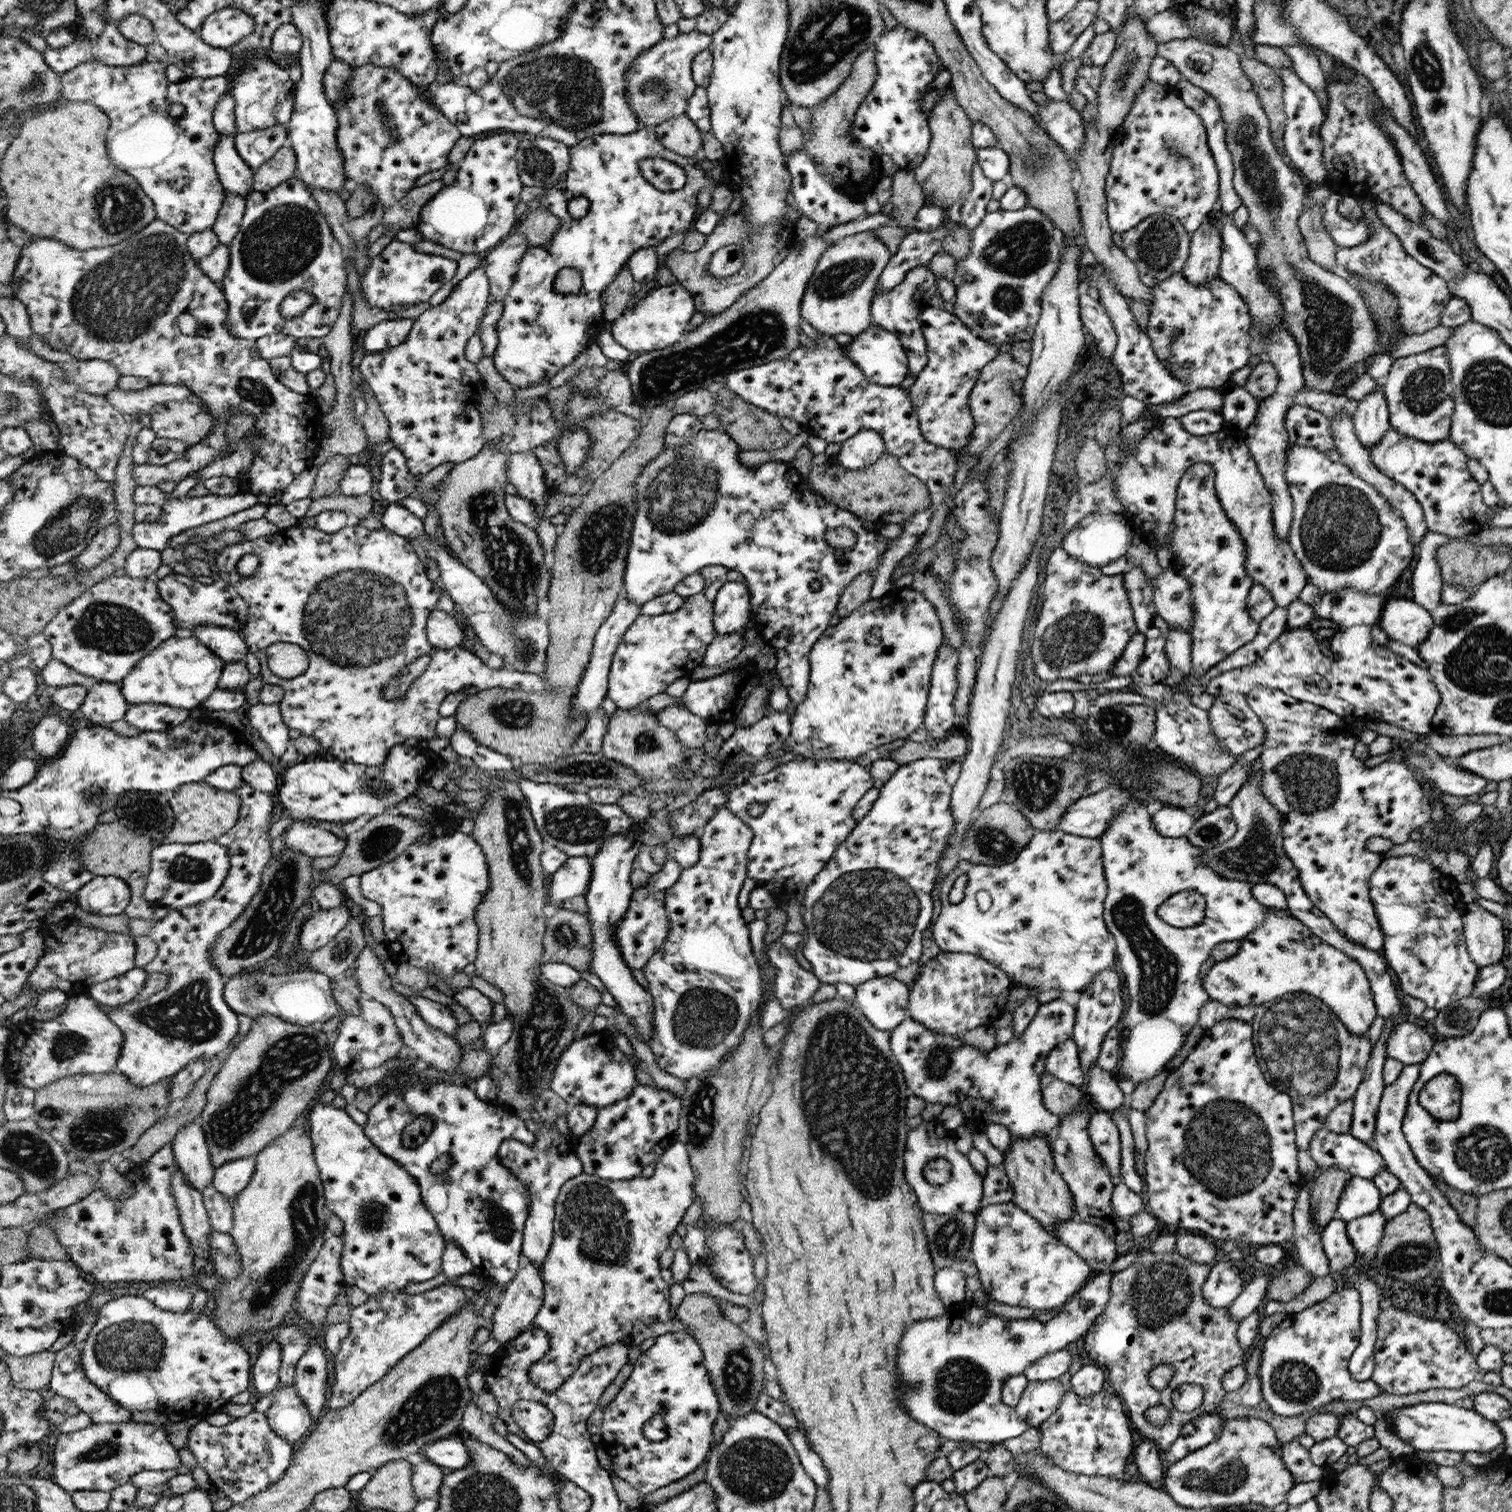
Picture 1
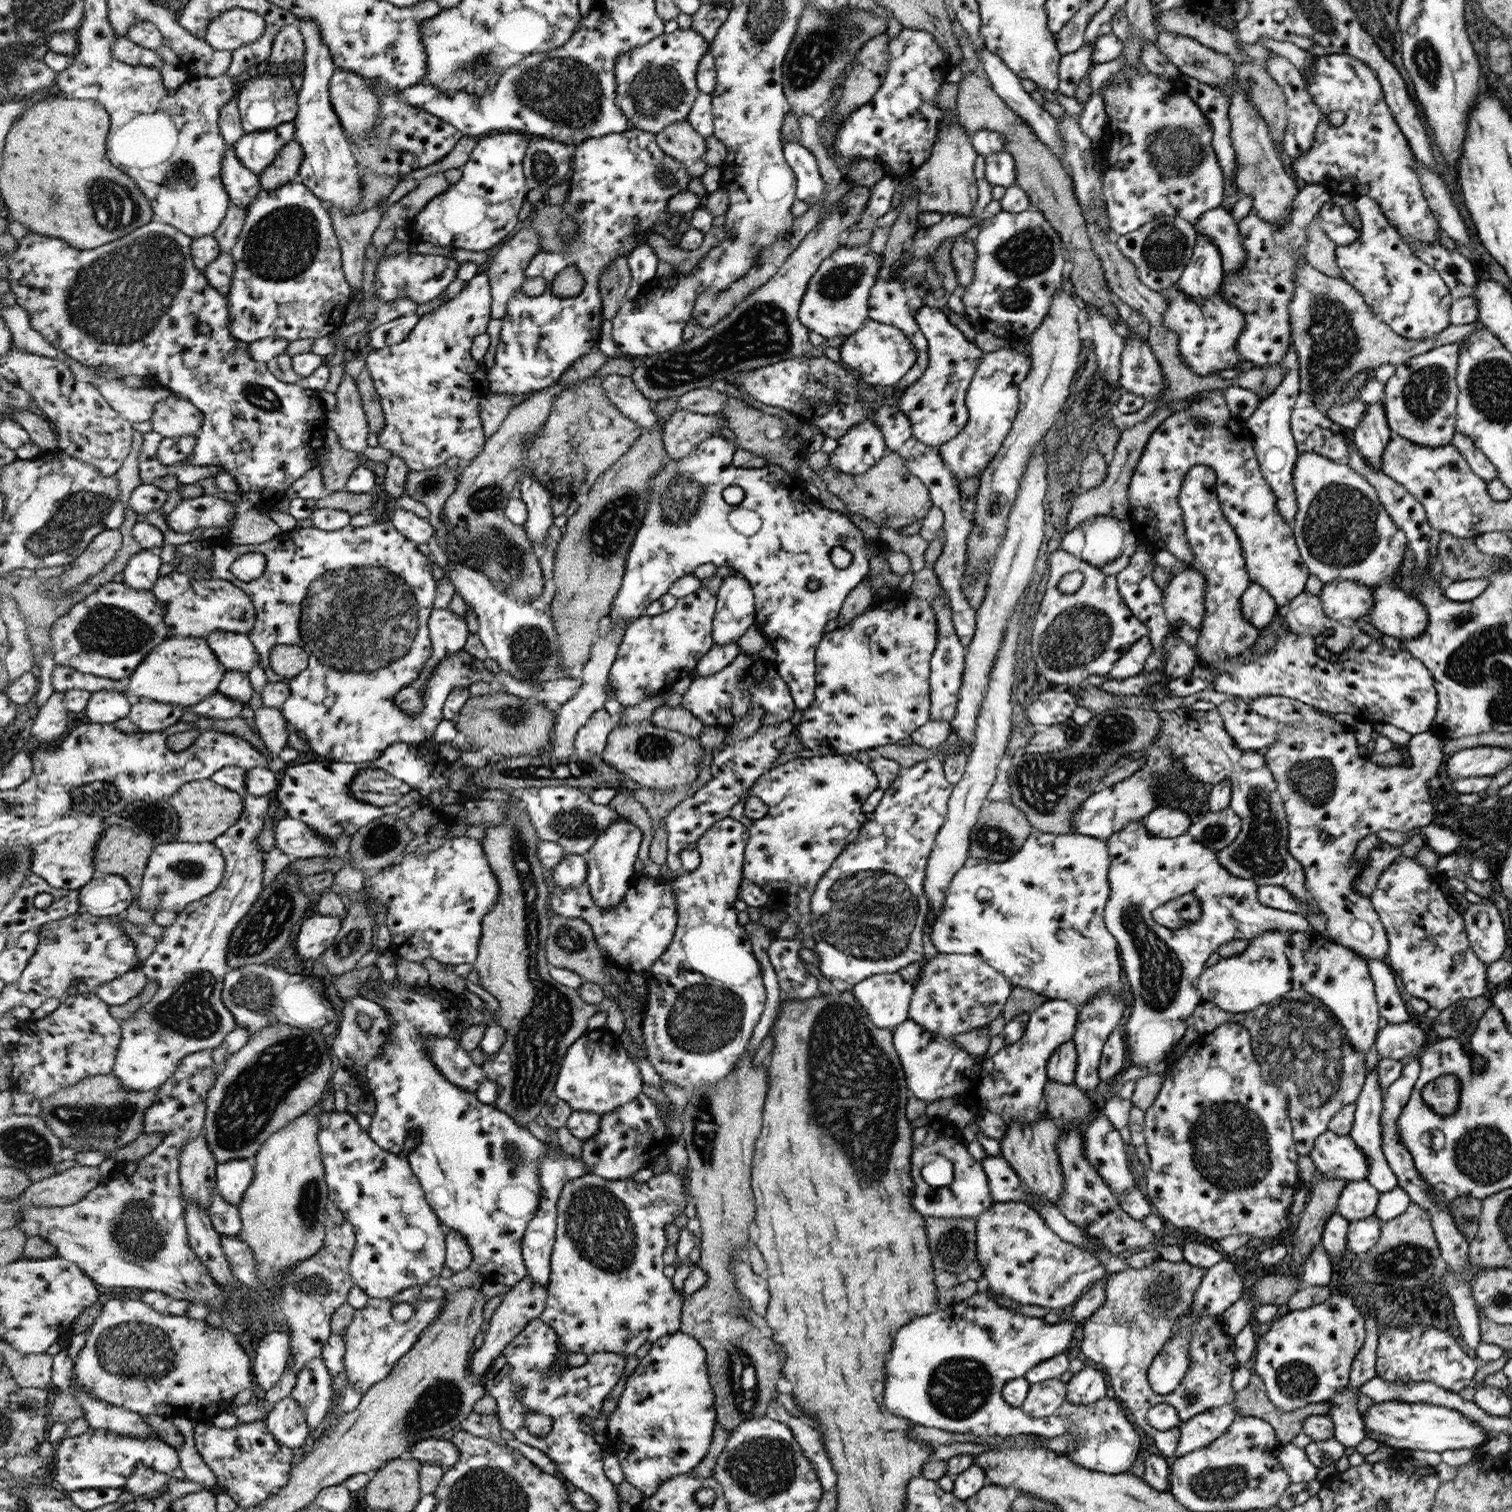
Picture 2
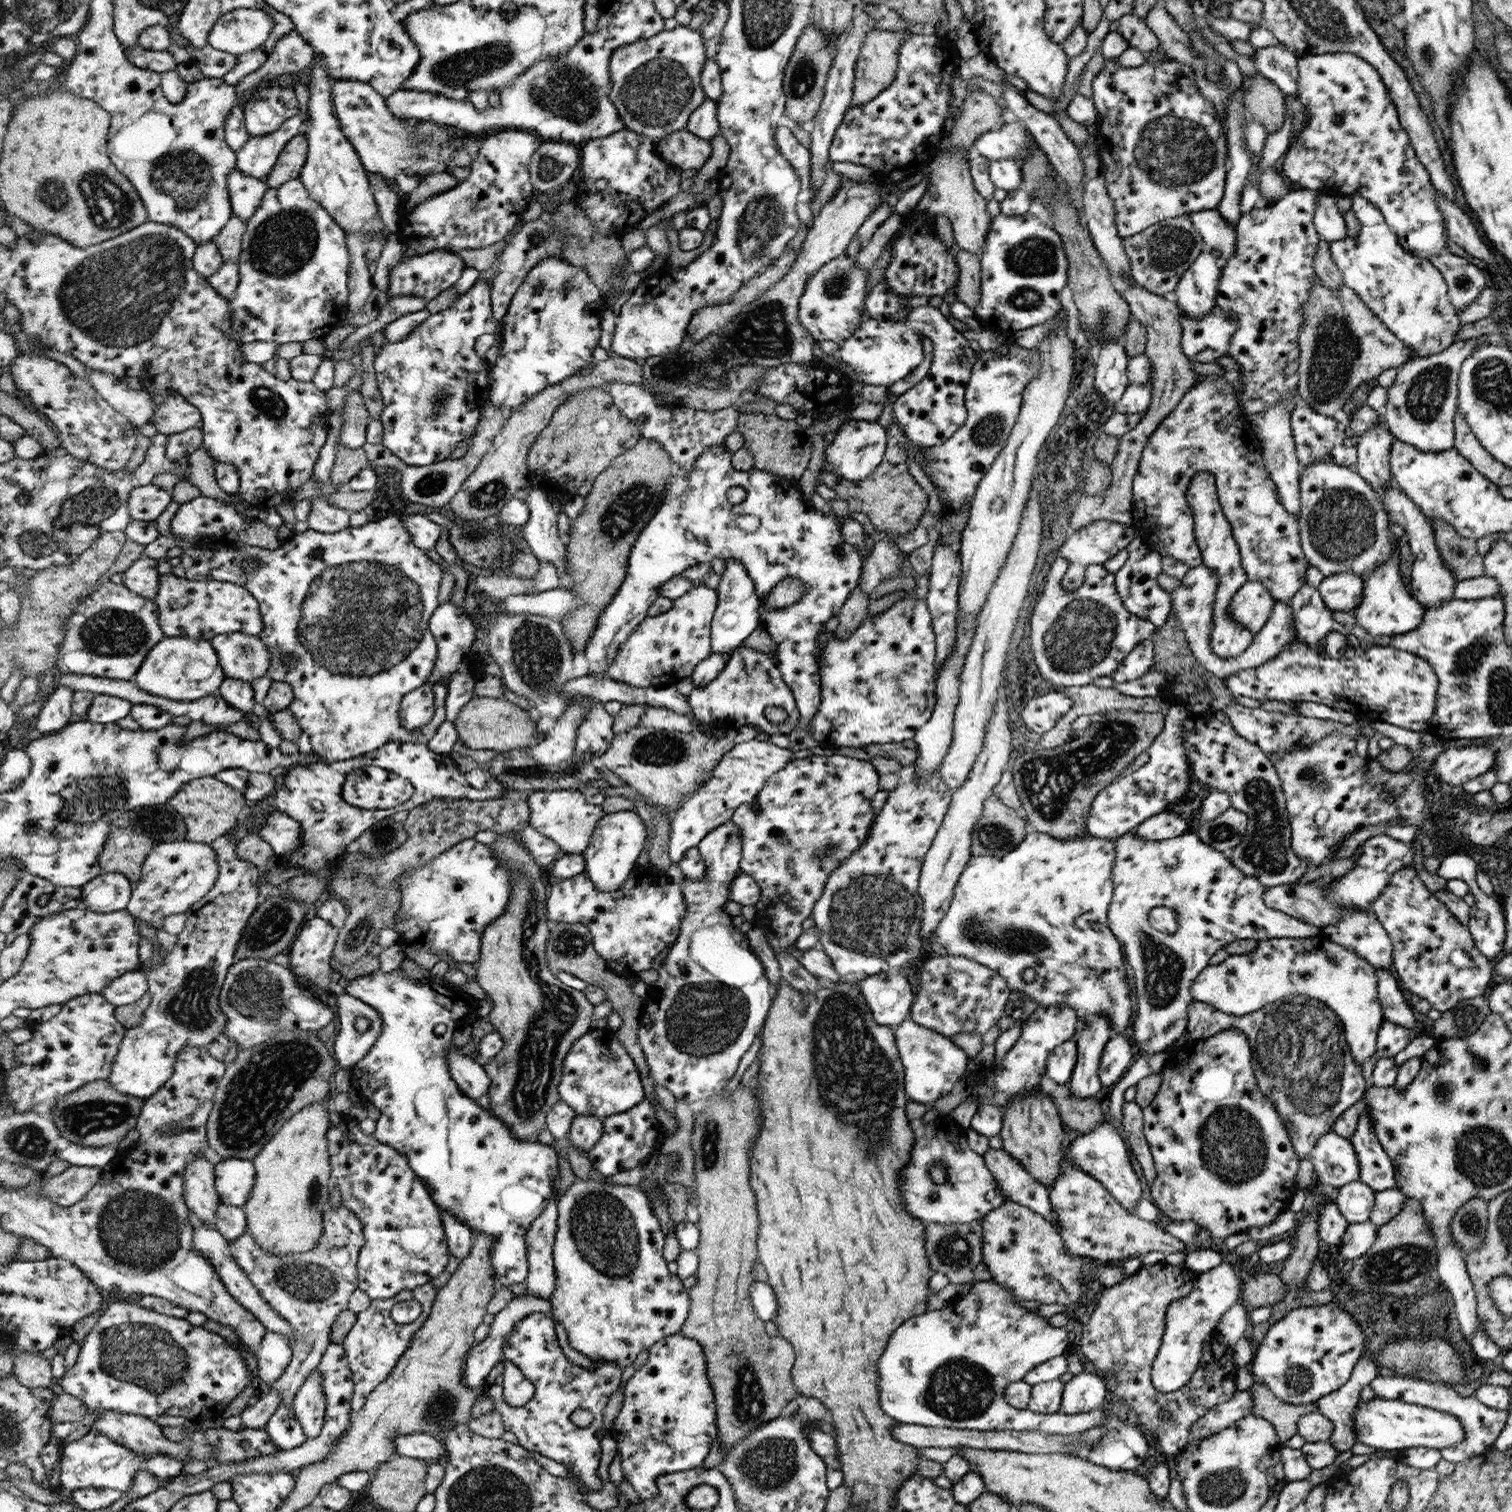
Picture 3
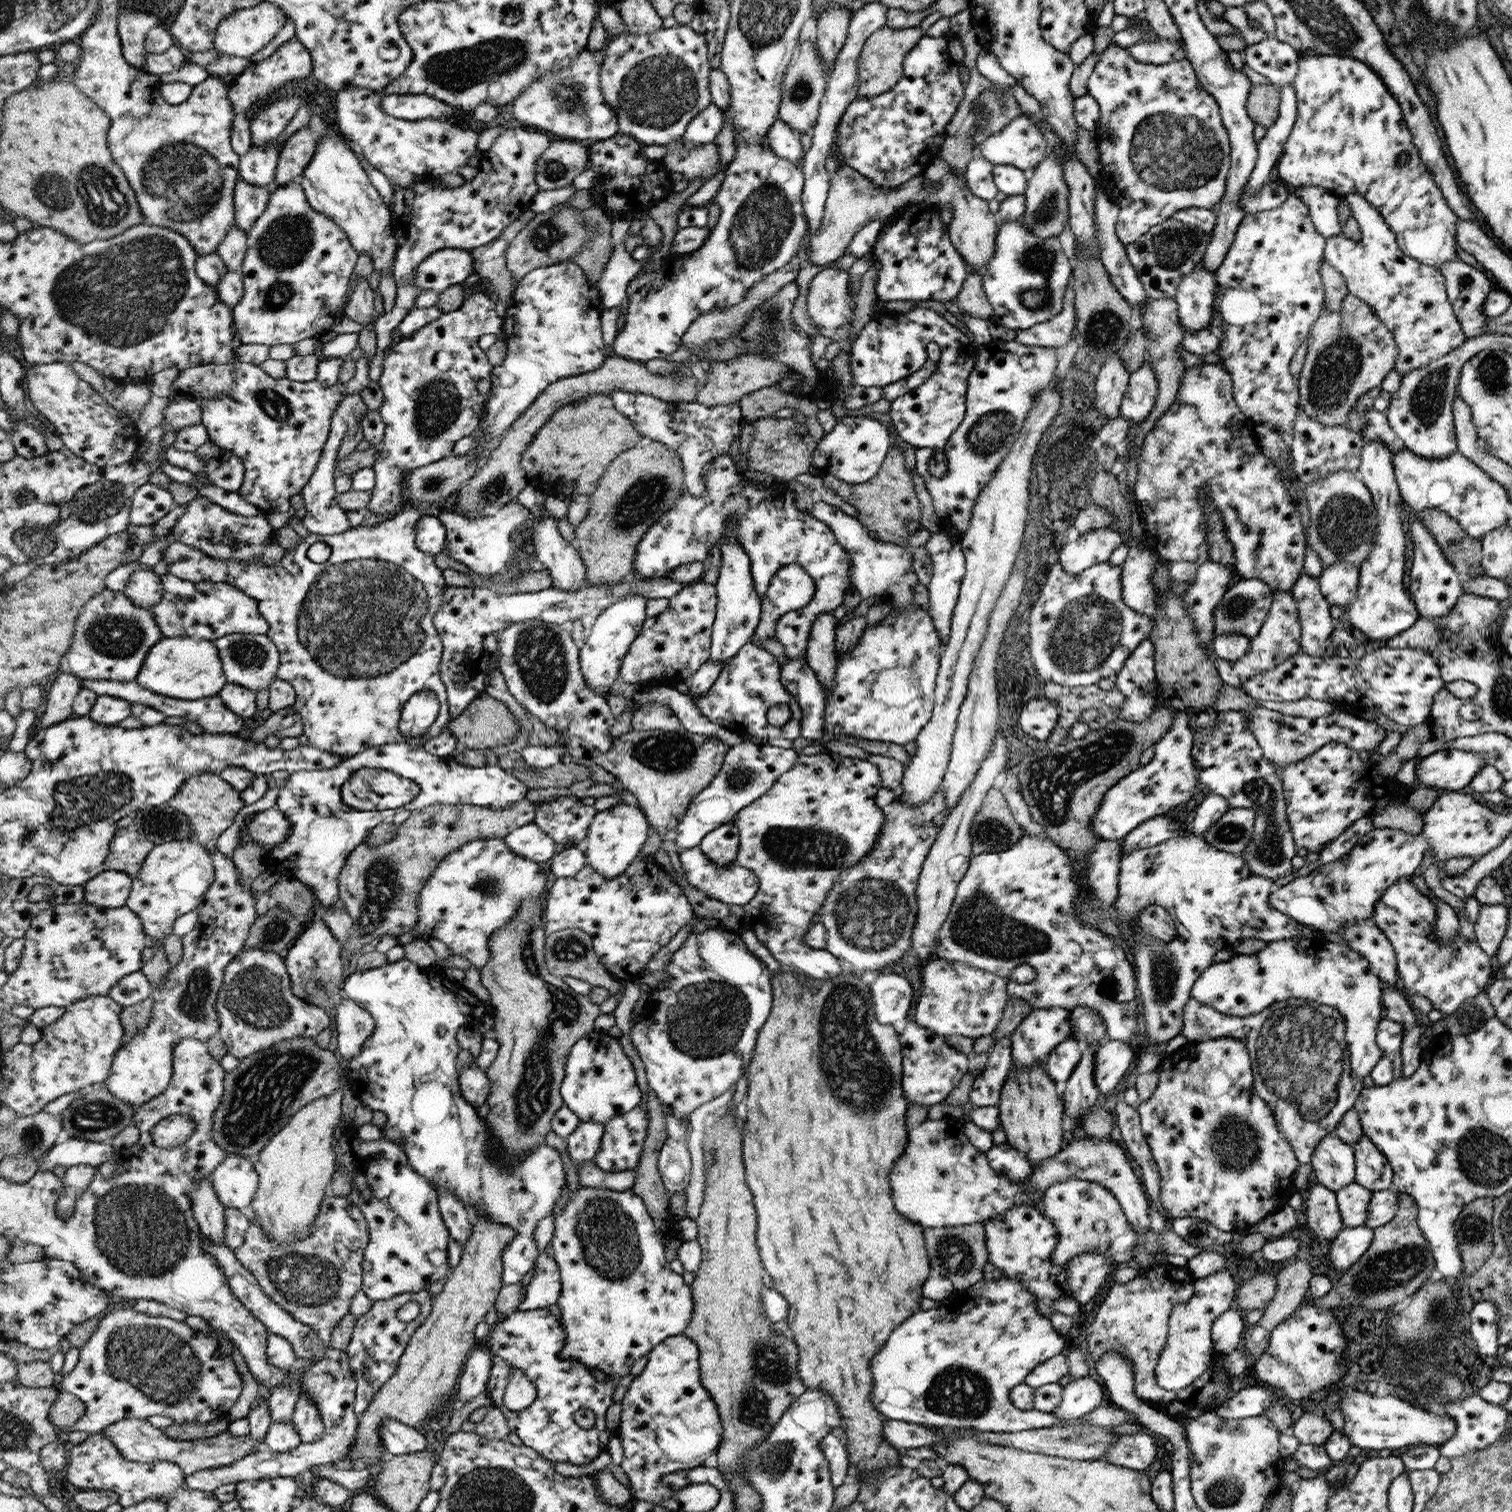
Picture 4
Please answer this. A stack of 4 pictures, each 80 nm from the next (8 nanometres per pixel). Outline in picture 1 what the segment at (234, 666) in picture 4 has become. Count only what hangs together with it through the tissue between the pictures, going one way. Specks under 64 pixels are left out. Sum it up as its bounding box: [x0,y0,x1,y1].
[186,625,249,663]

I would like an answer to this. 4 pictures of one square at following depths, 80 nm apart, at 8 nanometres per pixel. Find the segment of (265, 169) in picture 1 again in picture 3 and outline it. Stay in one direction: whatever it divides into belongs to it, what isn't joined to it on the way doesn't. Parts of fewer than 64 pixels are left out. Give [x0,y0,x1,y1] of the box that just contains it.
[266,134,309,188]

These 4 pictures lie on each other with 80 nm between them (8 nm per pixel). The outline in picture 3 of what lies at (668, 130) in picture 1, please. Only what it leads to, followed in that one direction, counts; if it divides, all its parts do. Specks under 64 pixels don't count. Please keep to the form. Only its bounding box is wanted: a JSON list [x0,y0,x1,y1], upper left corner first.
[656,129,712,171]

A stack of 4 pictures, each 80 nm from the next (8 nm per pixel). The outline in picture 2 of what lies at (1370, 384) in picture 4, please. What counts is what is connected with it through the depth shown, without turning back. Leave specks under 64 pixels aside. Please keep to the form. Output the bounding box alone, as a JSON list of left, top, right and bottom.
[1289,256,1483,409]

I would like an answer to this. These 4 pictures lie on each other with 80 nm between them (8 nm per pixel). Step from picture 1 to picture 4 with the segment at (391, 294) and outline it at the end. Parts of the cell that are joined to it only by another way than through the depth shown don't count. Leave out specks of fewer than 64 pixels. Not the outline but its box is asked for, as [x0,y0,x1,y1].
[413,248,474,293]

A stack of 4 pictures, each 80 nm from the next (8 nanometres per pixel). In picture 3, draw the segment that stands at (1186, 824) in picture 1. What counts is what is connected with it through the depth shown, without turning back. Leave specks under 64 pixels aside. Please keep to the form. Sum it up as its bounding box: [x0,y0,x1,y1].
[1134,810,1187,841]

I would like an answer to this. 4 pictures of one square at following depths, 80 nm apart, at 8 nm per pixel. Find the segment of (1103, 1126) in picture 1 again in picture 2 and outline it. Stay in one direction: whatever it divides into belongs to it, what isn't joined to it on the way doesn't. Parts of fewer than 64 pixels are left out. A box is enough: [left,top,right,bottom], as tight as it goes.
[1084,1113,1137,1194]

